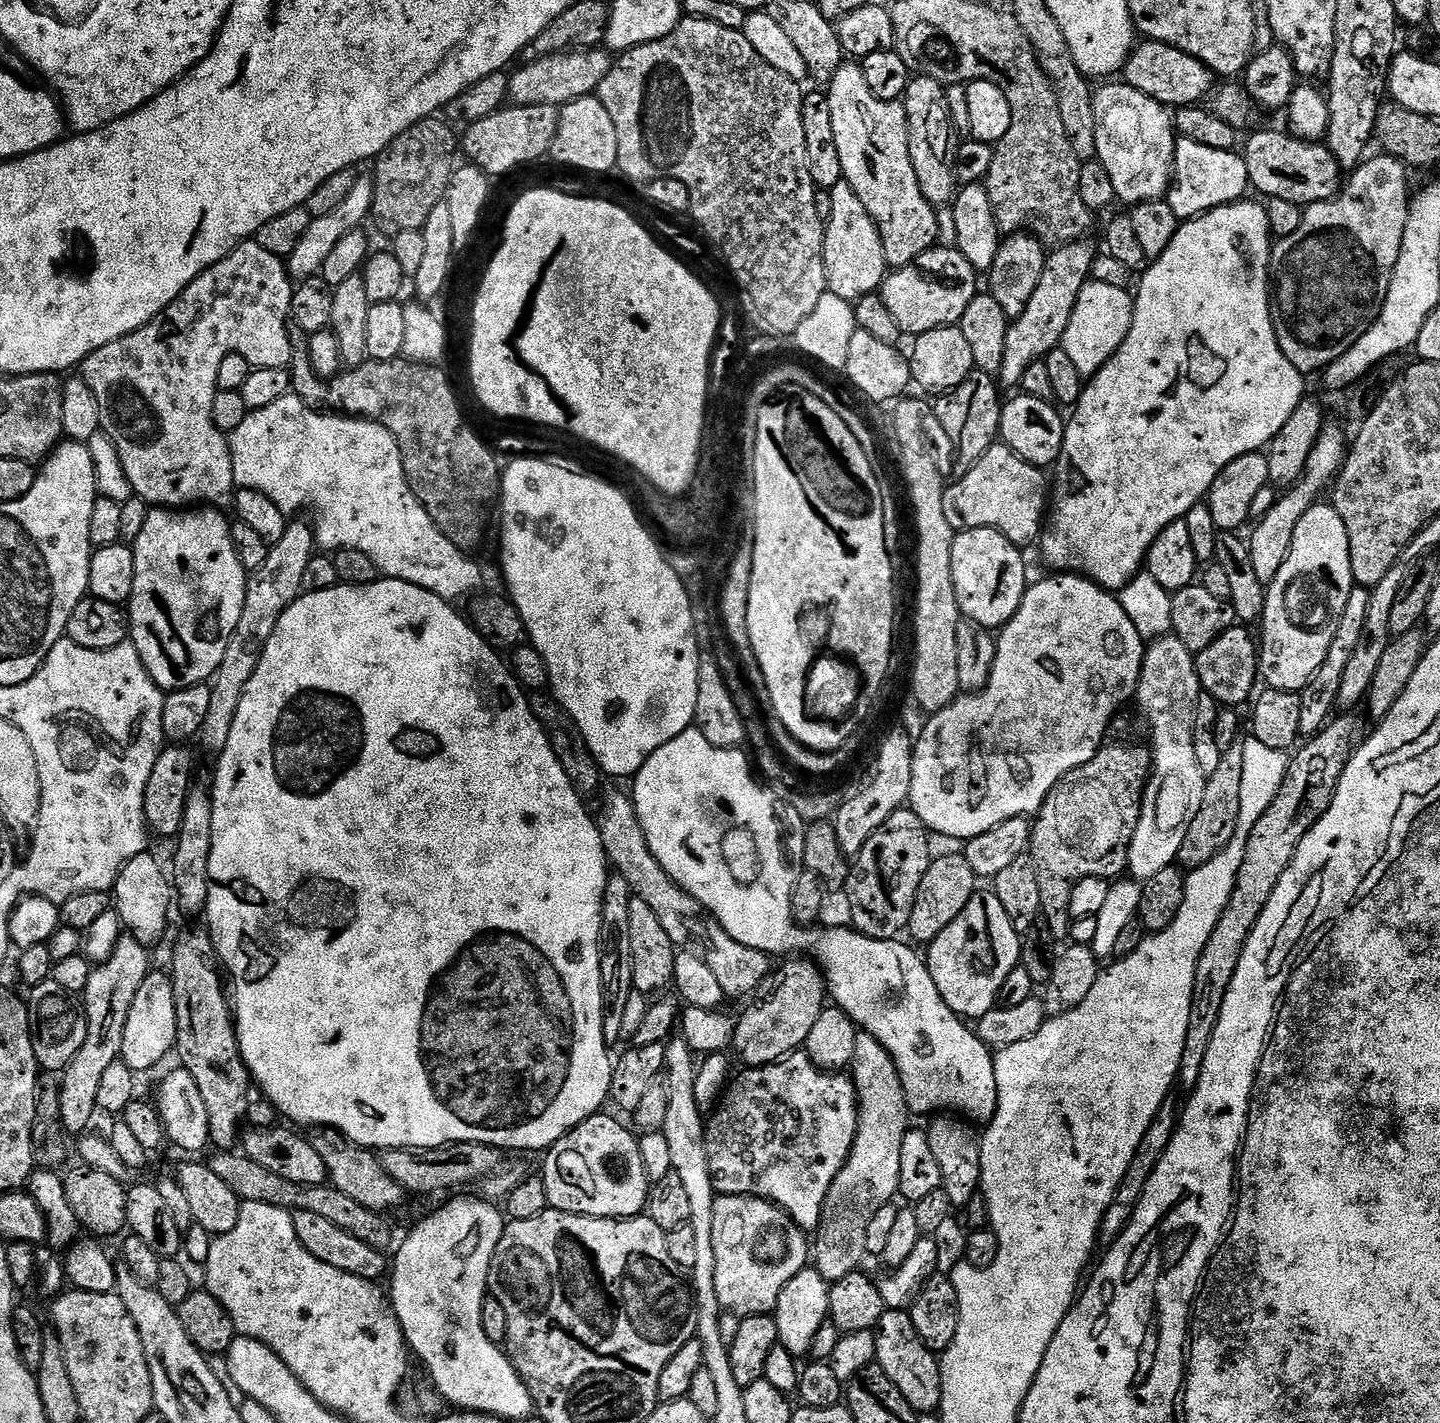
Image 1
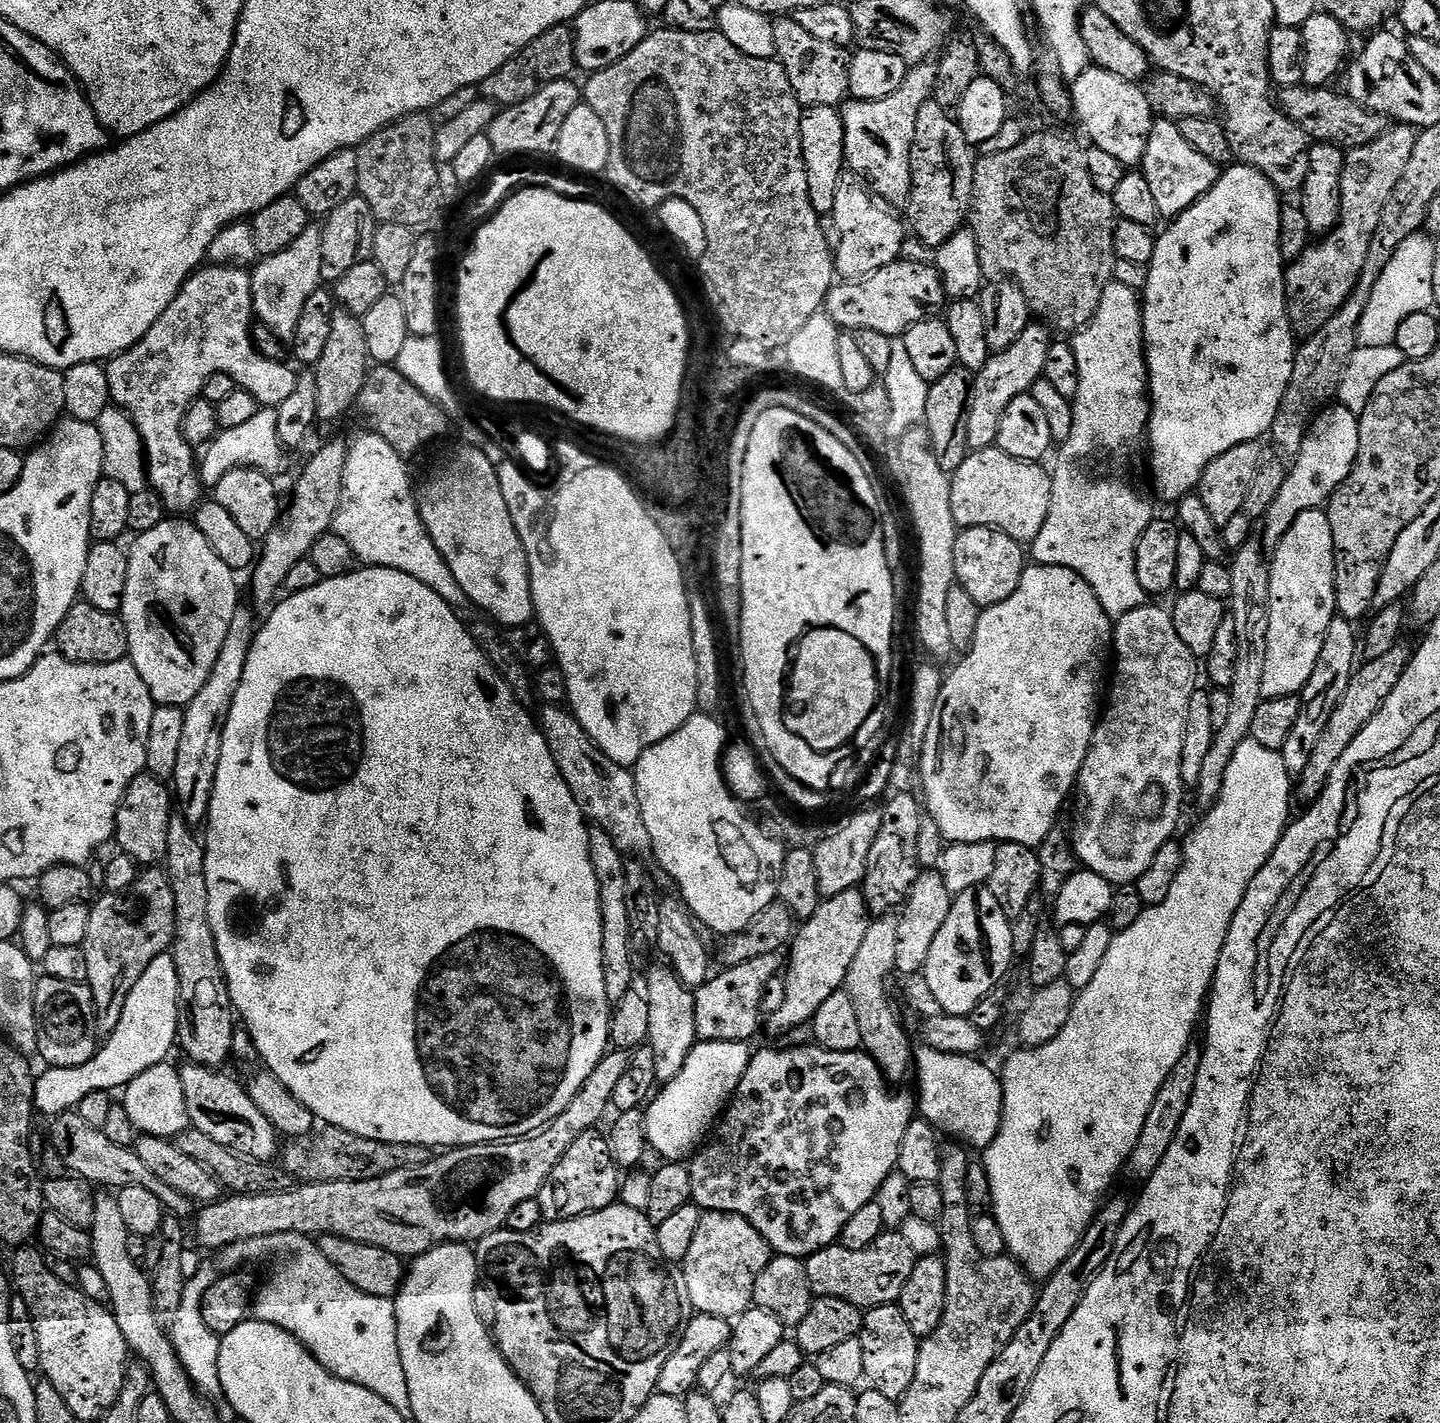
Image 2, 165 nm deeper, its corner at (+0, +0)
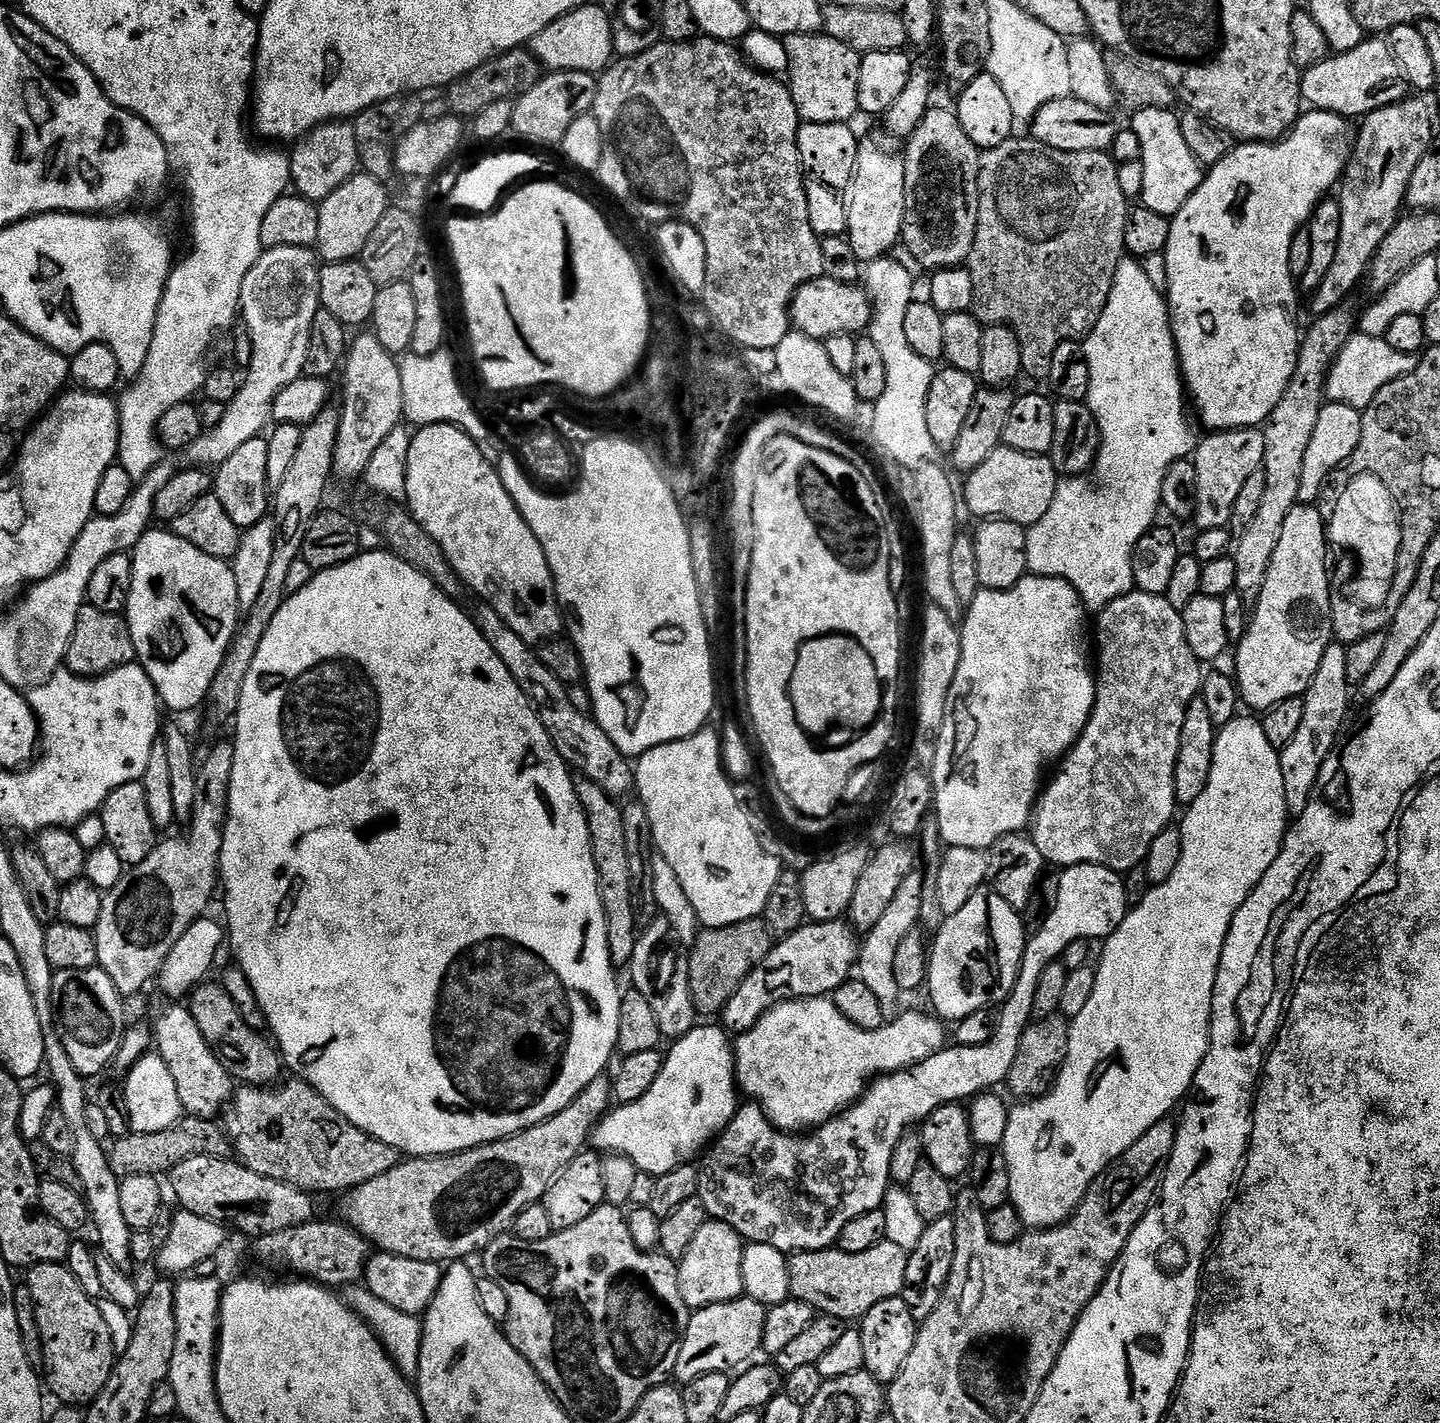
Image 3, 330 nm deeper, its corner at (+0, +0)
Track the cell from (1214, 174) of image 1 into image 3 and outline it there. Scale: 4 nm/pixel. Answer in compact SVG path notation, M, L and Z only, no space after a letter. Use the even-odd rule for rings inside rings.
M1147 108L1141 112L1132 112L1130 118L1130 127L1134 134L1138 134L1138 142L1142 142L1139 160L1146 170L1139 199L1143 207L1154 210L1154 214L1174 217L1204 181L1205 169L1196 161L1194 154L1190 154L1190 146L1186 146L1186 138L1182 138L1180 116L1175 111Z

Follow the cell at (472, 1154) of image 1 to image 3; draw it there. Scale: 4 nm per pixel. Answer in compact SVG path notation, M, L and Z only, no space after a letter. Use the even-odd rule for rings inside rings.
M299 1078L291 1079L288 1081L285 1079L275 1086L240 1086L235 1089L234 1095L227 1105L226 1111L223 1113L222 1127L227 1132L228 1139L232 1141L232 1146L239 1163L246 1165L250 1170L254 1170L254 1174L262 1174L266 1178L274 1178L278 1182L290 1184L293 1188L300 1188L309 1194L317 1194L316 1192L347 1193L353 1188L362 1186L362 1182L370 1182L374 1178L378 1178L378 1174L386 1174L386 1170L394 1170L394 1166L401 1163L402 1153L397 1148L388 1146L386 1142L374 1138L370 1134L363 1132L358 1126L354 1126L354 1122L350 1122L342 1113L334 1110L334 1106L330 1106L330 1102L326 1102L326 1098L322 1098L322 1094L315 1092L304 1080Z

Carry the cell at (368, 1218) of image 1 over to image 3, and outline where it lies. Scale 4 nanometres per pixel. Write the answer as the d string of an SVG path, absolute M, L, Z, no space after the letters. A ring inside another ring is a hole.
M185 1115L174 1126L166 1126L166 1130L158 1130L154 1134L145 1132L129 1132L126 1136L113 1139L108 1148L108 1161L114 1174L121 1178L134 1174L146 1174L157 1178L171 1174L178 1162L186 1162L186 1158L199 1156L218 1156L228 1158L233 1155L232 1141L227 1132L215 1119L207 1116Z

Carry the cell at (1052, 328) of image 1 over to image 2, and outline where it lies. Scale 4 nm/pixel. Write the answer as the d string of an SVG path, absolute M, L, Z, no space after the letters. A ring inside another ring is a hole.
M1044 322L1029 324L1018 338L1018 342L1014 342L1004 352L989 355L983 368L975 373L970 407L966 413L969 449L993 447L1000 434L1004 415L1014 398L1029 395L1032 387L1043 377L1046 358L1050 358L1050 350L1054 343L1054 337L1048 330L1049 325Z

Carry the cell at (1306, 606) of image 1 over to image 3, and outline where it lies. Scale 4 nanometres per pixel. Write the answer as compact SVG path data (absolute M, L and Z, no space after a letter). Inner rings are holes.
M1308 502L1296 504L1294 510L1290 510L1286 522L1282 522L1282 538L1278 541L1278 547L1274 550L1274 558L1270 558L1270 570L1266 570L1266 582L1260 588L1260 596L1256 599L1256 603L1251 609L1248 629L1244 631L1244 636L1235 645L1236 672L1234 671L1234 679L1238 685L1240 698L1247 707L1249 704L1250 707L1257 708L1257 713L1263 714L1267 712L1269 708L1278 706L1278 702L1286 702L1286 698L1303 697L1305 690L1310 686L1310 682L1318 670L1318 662L1322 662L1322 654L1326 654L1328 645L1333 643L1332 601L1334 593L1332 593L1332 584L1328 581L1328 548L1330 549L1330 541L1326 531L1325 513L1320 513L1316 506Z

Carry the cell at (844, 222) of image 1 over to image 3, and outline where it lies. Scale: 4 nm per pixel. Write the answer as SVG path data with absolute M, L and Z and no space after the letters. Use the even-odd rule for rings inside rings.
M865 143L856 156L856 173L852 187L846 193L848 206L848 231L846 239L860 262L869 262L887 257L895 244L901 243L904 235L906 194L904 187L904 157L892 152L883 152L872 144Z

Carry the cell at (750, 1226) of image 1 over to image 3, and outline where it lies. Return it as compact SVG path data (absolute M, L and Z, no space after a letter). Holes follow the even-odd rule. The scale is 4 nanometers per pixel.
M711 1218L705 1222L702 1230L698 1230L694 1242L690 1242L690 1250L686 1250L684 1257L678 1261L682 1302L686 1302L688 1309L705 1308L744 1296L742 1258L745 1247L744 1237L737 1234L726 1222Z

